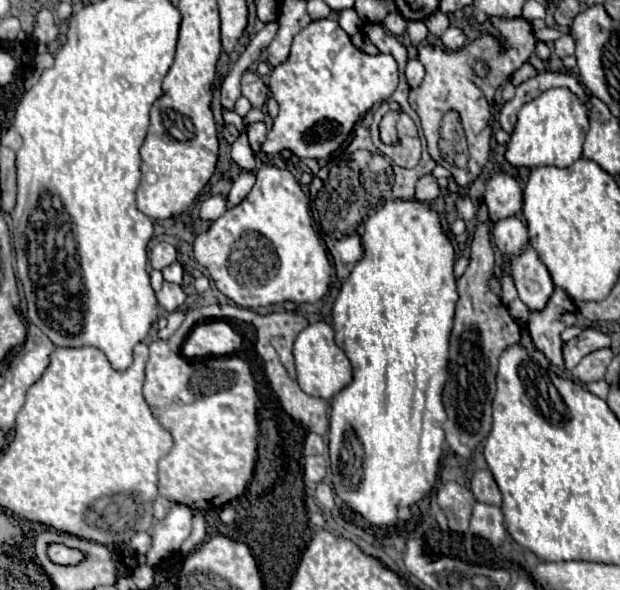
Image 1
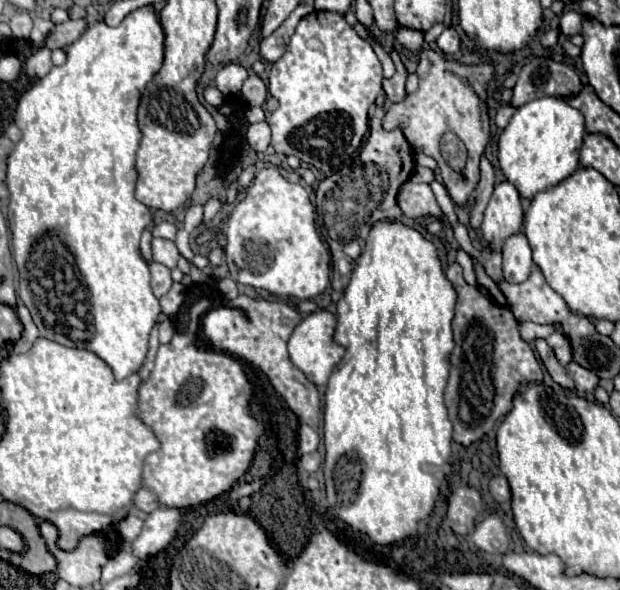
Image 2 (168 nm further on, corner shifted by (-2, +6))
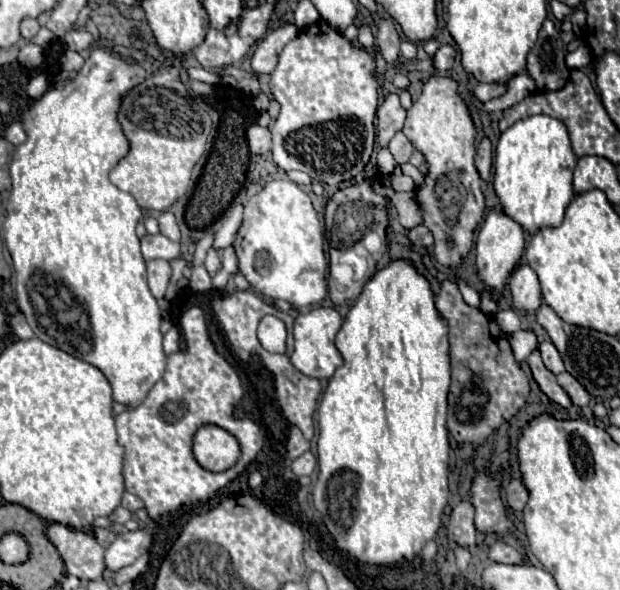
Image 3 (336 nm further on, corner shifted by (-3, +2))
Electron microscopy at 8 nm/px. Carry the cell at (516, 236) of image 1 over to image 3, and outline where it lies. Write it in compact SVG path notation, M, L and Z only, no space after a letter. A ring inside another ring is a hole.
M517 264L509 276L513 302L525 314L533 314L541 304L541 286L537 274L527 264Z

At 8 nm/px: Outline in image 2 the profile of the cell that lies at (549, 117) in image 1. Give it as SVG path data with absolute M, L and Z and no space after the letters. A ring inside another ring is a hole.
M554 96L532 100L522 108L518 108L518 112L512 116L512 120L508 122L508 126L502 130L498 138L498 162L502 174L510 184L516 186L522 198L532 200L540 190L550 190L552 186L560 184L564 178L568 178L578 170L578 152L582 140L584 140L584 116L576 108L568 106L562 98L554 98Z

